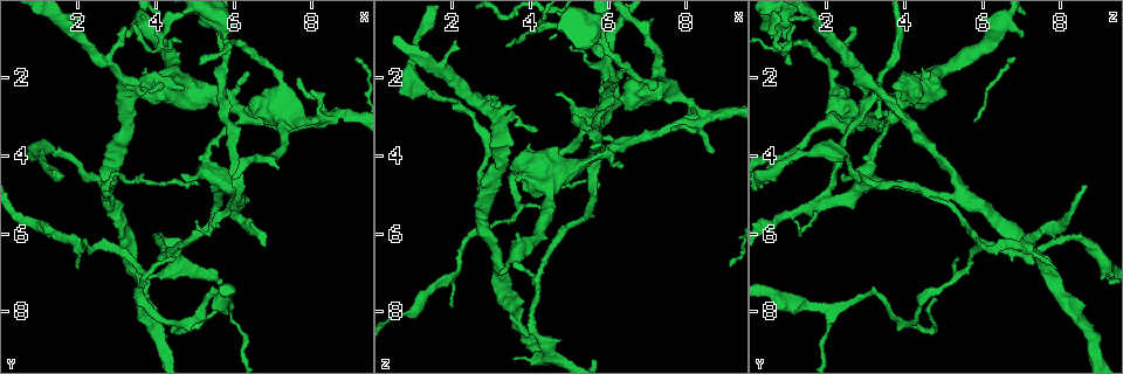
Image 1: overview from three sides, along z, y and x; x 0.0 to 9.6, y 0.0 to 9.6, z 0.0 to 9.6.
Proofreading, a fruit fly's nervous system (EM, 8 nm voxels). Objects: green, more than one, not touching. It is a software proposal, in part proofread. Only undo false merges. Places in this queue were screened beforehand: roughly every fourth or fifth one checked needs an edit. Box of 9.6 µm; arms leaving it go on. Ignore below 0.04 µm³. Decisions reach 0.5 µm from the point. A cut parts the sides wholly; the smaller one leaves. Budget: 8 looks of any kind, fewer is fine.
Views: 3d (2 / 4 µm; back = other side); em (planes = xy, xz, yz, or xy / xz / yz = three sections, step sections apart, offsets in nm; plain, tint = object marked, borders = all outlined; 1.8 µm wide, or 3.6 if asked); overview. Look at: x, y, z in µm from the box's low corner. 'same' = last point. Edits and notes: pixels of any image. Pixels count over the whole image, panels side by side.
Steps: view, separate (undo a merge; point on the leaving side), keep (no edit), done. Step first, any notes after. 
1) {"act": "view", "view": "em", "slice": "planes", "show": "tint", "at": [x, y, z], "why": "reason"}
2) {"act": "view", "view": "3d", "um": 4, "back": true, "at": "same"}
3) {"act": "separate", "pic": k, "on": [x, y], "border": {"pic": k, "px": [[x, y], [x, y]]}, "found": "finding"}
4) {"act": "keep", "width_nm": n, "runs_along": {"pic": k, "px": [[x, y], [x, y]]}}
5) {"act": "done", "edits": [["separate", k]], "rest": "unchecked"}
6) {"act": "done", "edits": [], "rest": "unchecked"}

{"act": "view", "view": "3d", "um": 2, "at": [5.90, 7.90, 1.90], "why": "three arms meet"}

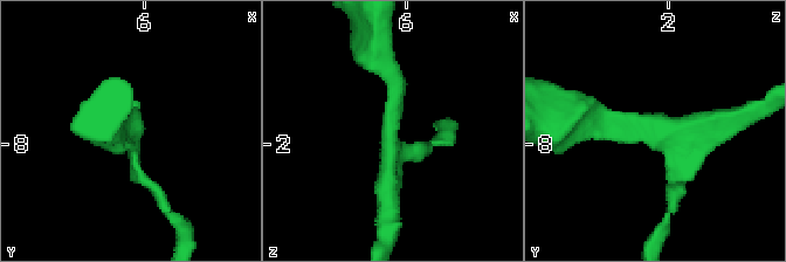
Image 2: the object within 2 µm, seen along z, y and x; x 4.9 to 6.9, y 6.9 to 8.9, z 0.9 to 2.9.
{"act": "view", "view": "em", "slice": "xz", "step": 8, "show": "borders", "at": [5.90, 7.90, 1.94]}

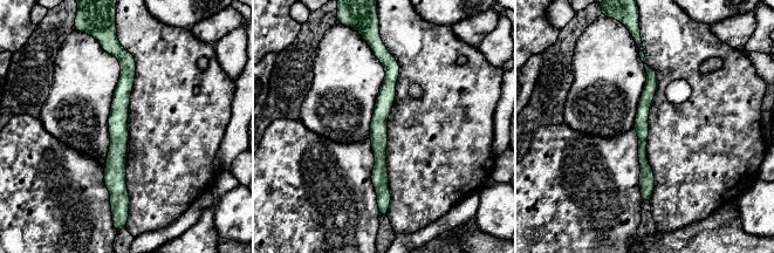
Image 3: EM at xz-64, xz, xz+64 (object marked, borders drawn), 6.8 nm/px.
{"act": "keep", "width_nm": 100, "runs_along": {"pic": 3, "px": [[378, 54], [390, 66], [379, 117], [388, 195]]}, "found": "all the same neuron"}

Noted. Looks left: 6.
{"act": "view", "view": "3d", "um": 4, "at": [5.25, 3.85, 3.25], "why": "calibre changes"}

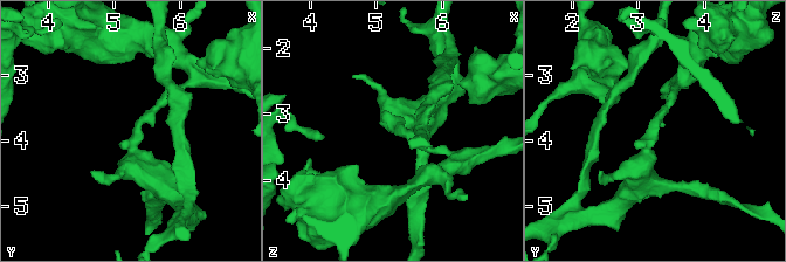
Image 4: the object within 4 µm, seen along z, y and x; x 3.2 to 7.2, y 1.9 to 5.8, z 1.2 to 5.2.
{"act": "view", "view": "em", "slice": "planes", "show": "tint", "at": [5.30, 3.80, 3.25], "why": "now the EM"}

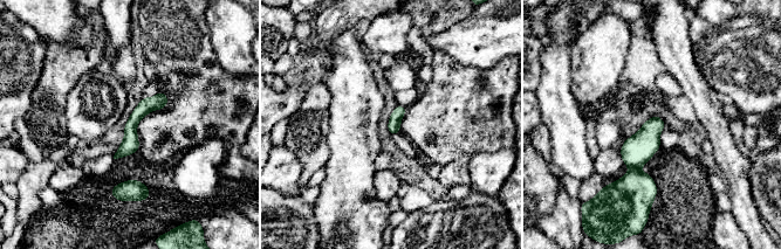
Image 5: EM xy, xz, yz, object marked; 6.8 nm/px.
{"act": "separate", "pic": 5, "on": [625, 203], "width_nm": 100, "border": {"pic": 5, "px": [[630, 168], [637, 170]]}, "found": "a second neuron is stuck on"}

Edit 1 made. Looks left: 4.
{"act": "view", "view": "3d", "um": 4, "at": [8.20, 3.05, 3.00], "why": "sharp bend"}

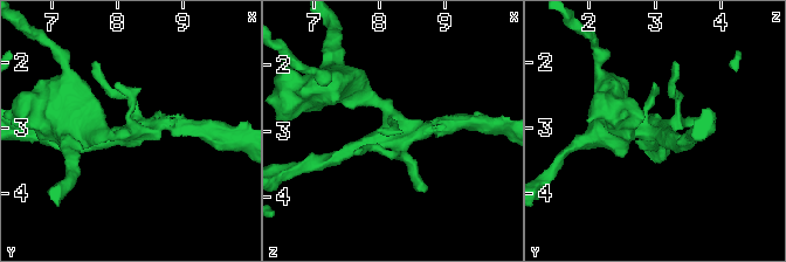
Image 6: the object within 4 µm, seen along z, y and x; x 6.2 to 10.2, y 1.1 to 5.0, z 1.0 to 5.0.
{"act": "view", "view": "em", "um": 3.6, "slice": "planes", "show": "tint", "at": [8.15, 3.10, 3.00], "why": "now the EM"}

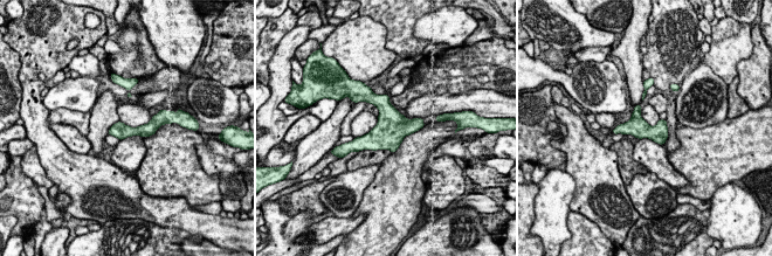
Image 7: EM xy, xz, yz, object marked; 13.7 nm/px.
{"act": "keep", "found": "one neuron here"}

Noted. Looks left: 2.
{"act": "done", "edits": [["separate", 5]], "rest": "unchecked"}

